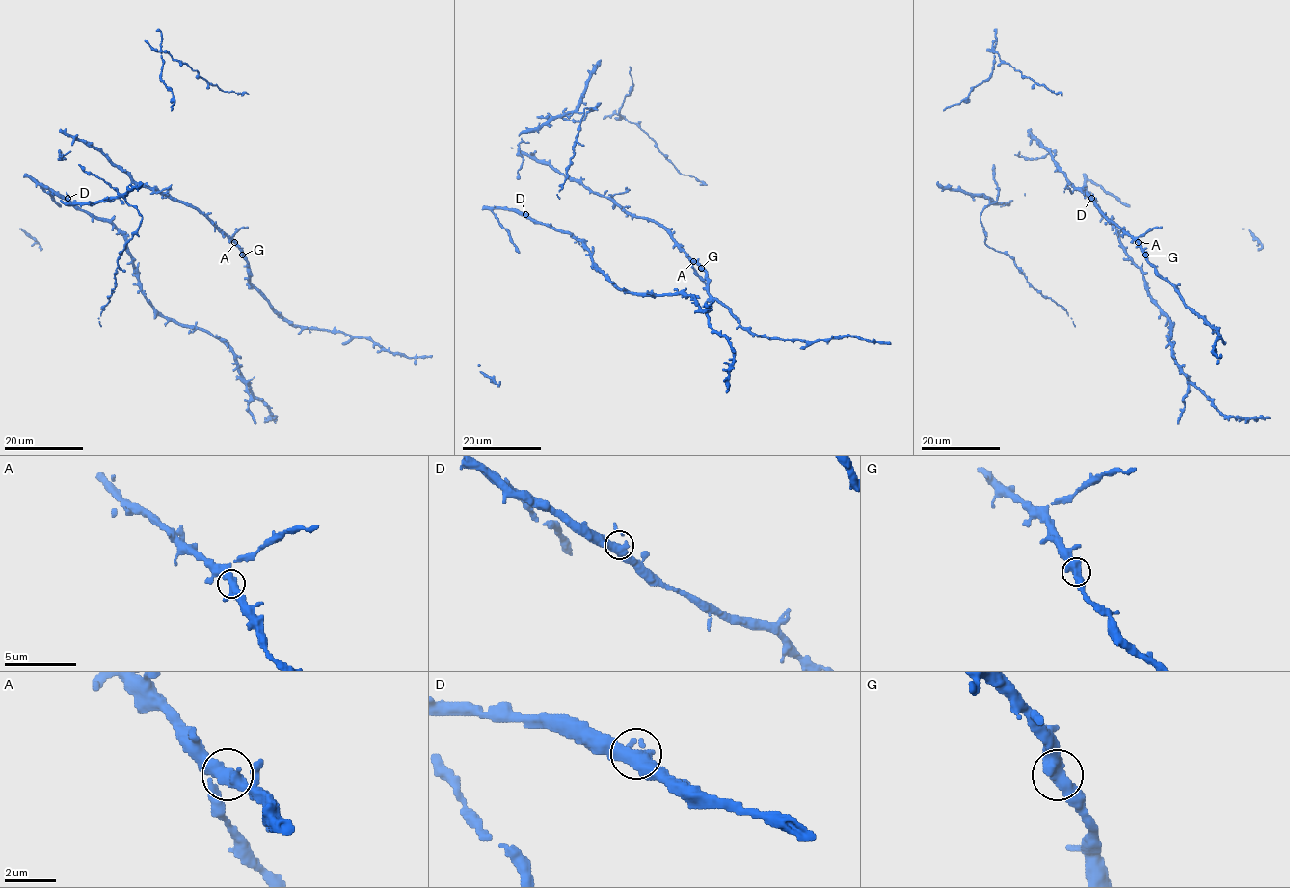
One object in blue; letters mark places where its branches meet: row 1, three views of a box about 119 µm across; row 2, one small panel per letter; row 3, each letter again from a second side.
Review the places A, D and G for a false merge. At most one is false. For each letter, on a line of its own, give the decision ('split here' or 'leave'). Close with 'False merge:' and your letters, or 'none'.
A: leave
D: leave
G: leave
False merge: none

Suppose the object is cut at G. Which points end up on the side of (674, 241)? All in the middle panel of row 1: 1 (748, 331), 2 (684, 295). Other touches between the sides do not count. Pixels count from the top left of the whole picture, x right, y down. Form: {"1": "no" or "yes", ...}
{"1": "no", "2": "yes"}

